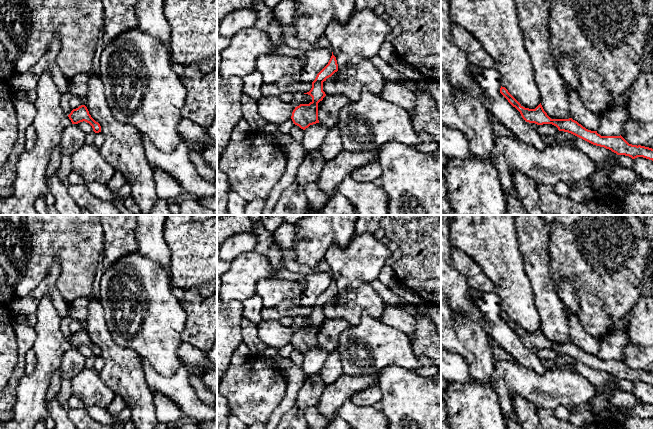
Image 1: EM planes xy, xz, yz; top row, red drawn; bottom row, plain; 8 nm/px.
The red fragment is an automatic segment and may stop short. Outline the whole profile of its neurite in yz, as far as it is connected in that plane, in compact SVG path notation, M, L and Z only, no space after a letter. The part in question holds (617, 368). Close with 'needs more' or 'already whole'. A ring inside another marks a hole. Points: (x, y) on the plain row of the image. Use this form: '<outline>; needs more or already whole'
M501 310L500 317L520 336L522 342L526 346L535 347L537 349L552 348L556 350L559 355L571 357L593 369L609 373L617 379L629 380L632 383L643 381L653 385L652 372L629 368L621 359L601 360L597 355L586 353L572 342L551 343L544 335L541 327L535 333L525 332L508 316L505 311Z; already whole

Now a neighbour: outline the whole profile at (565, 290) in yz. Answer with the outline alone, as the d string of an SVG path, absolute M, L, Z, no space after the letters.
M564 279L556 285L556 291L566 310L571 311L579 317L580 306L573 285Z

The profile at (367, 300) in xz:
M362 283L354 300L345 304L324 305L323 315L328 319L344 319L354 326L359 323L364 312L380 319L386 306L370 283Z

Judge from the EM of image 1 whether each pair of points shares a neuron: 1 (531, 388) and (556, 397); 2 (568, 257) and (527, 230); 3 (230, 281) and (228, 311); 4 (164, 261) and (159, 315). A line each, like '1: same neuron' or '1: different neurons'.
1: same neuron
2: different neurons
3: different neurons
4: different neurons

